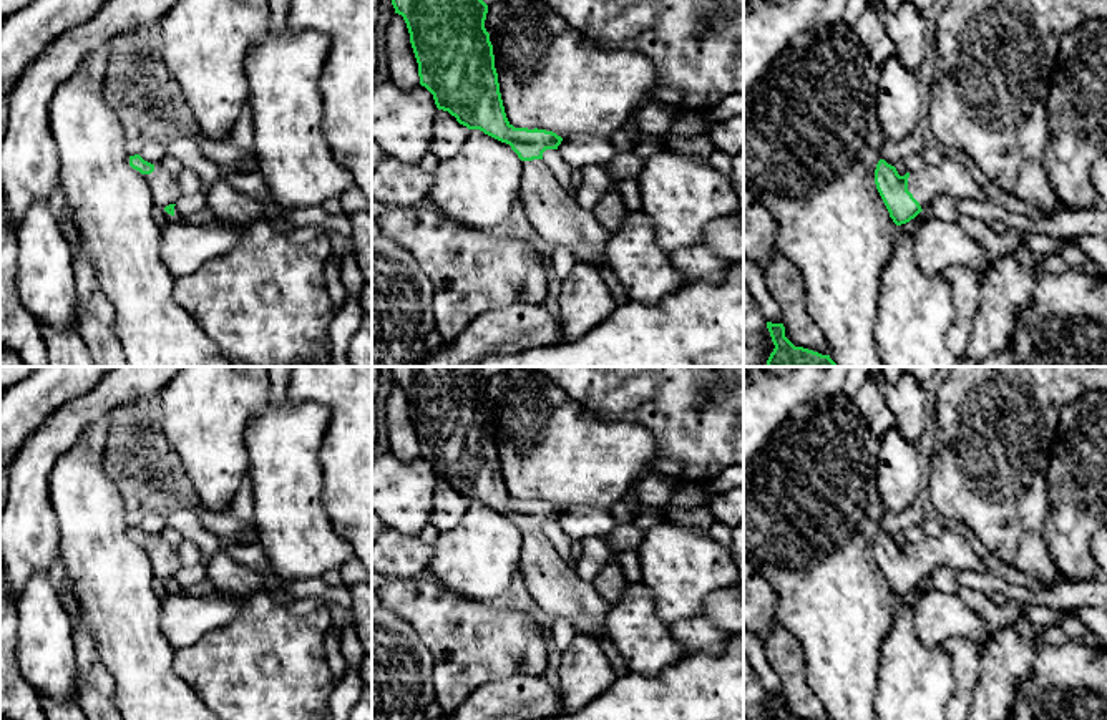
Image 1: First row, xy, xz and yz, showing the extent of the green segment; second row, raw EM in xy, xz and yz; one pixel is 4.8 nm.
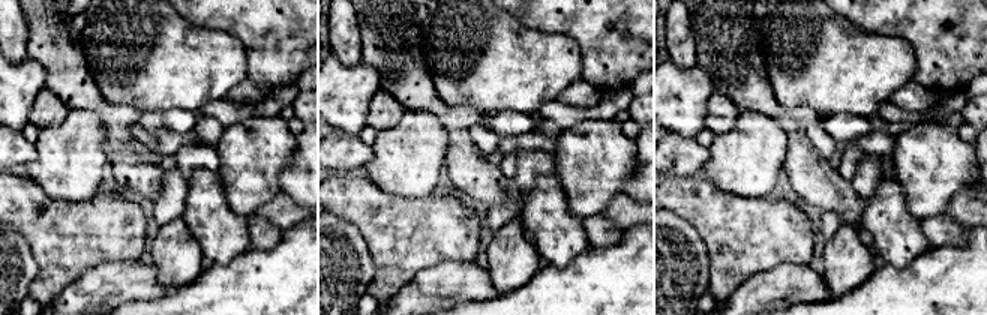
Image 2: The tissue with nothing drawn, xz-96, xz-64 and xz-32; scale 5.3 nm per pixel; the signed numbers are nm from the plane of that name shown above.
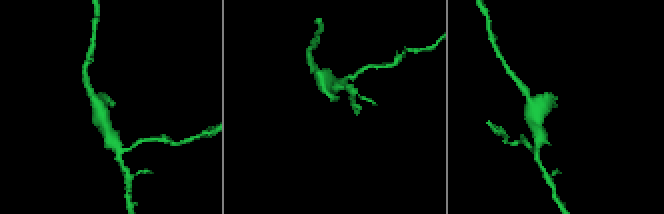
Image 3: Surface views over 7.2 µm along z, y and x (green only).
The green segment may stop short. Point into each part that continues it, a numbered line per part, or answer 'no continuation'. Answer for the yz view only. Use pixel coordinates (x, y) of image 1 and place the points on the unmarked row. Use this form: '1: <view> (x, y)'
1: yz (950, 549)

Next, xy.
1: xy (163, 556)

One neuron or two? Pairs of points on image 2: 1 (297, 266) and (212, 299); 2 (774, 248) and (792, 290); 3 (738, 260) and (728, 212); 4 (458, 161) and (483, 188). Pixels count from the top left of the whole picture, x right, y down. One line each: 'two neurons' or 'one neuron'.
1: one neuron
2: two neurons
3: one neuron
4: one neuron

